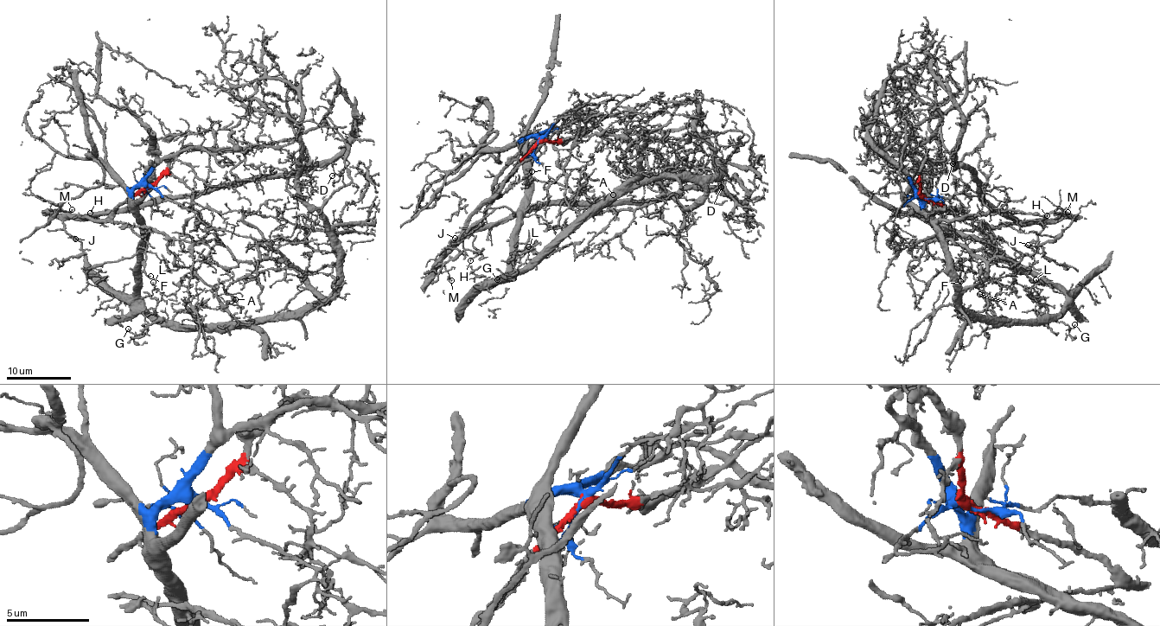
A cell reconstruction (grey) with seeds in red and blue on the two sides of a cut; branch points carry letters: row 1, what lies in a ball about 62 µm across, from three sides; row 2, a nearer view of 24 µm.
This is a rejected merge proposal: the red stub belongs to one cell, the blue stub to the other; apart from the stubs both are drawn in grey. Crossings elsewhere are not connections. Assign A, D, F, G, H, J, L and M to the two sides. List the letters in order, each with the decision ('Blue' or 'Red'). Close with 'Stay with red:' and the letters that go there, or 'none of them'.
A: Blue
D: Red
F: Blue
G: Blue
H: Red
J: Red
L: Blue
M: Red
Stay with red: D, H, J, M

